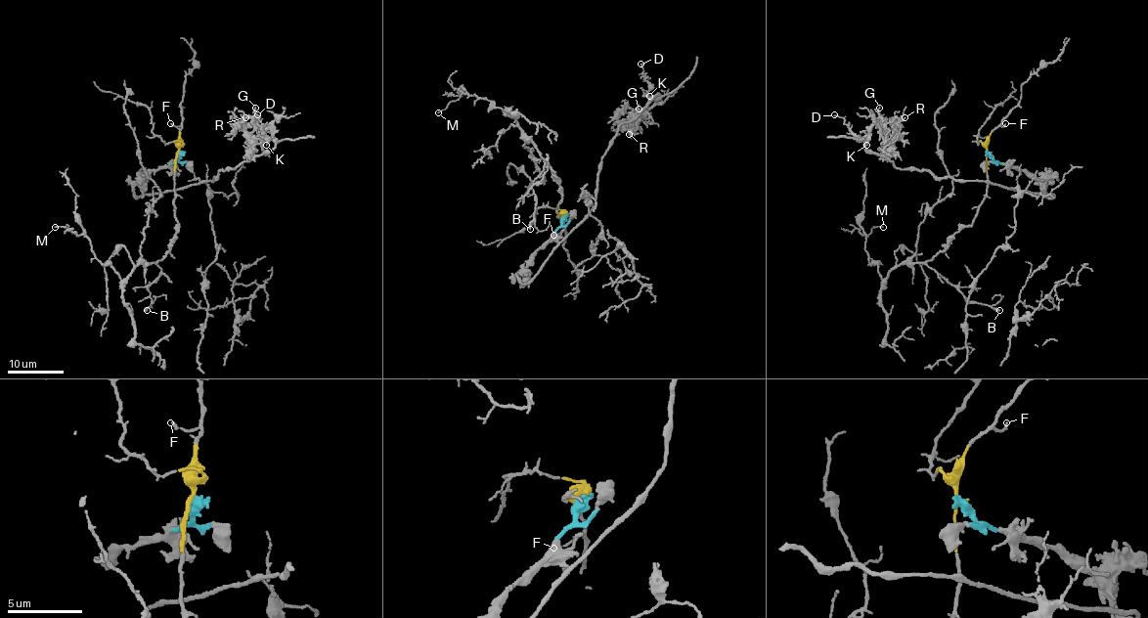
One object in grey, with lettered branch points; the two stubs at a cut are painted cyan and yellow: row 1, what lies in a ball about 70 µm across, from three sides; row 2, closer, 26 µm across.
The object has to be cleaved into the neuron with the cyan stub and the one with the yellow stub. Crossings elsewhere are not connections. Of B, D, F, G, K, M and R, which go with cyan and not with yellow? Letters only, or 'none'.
D, G, K, R

